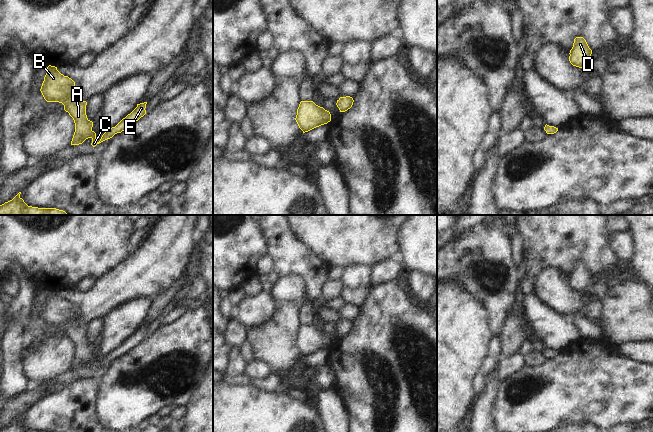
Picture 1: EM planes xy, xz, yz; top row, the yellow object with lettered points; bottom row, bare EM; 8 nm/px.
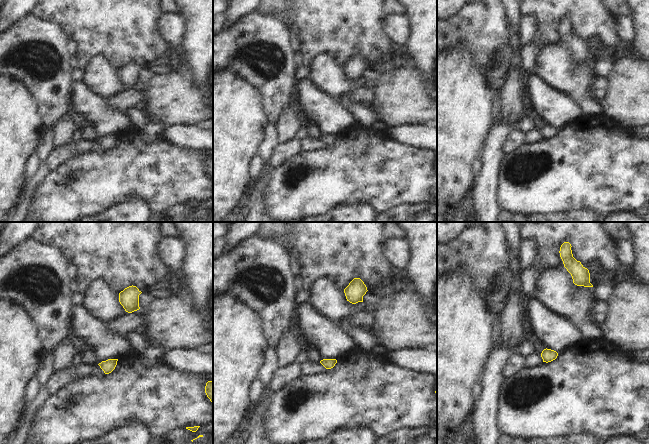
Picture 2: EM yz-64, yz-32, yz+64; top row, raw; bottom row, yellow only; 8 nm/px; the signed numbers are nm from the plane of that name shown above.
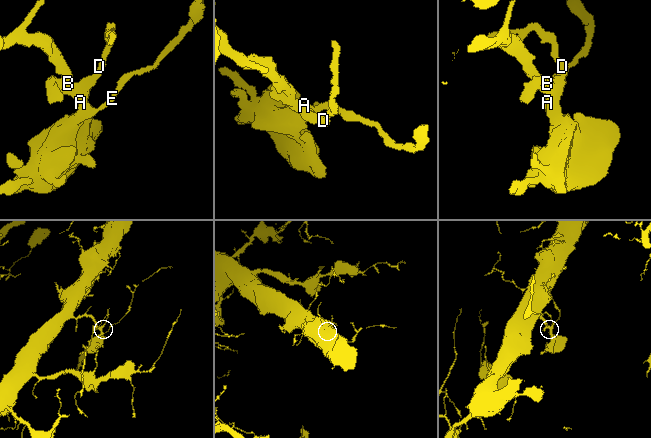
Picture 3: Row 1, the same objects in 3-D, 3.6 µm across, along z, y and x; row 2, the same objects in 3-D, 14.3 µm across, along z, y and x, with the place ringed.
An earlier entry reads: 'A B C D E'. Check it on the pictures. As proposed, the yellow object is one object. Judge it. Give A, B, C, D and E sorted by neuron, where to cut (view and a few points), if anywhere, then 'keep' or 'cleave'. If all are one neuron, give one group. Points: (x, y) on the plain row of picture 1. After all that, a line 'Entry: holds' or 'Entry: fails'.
A B C D E | no cut | keep
Entry: holds

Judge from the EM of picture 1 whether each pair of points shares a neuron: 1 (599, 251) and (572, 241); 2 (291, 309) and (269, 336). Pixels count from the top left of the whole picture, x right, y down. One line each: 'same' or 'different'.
1: same
2: same

